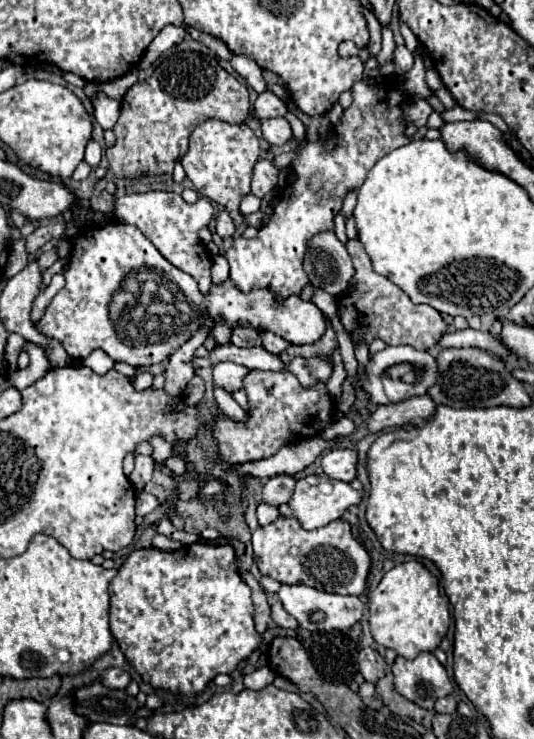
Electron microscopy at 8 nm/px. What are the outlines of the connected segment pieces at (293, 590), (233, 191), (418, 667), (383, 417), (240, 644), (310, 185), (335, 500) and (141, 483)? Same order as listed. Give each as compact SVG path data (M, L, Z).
M282 584L278 590L278 600L284 610L292 614L298 624L310 632L314 630L348 630L352 628L364 614L364 602L353 595L328 594L304 584Z
M204 120L200 122L192 134L190 134L190 148L180 160L186 176L192 180L196 190L222 204L230 216L234 218L236 226L244 222L240 214L240 202L246 194L250 194L250 182L252 182L252 170L256 162L260 160L260 146L258 138L252 132L248 124L228 124L224 120Z
M430 652L420 654L414 660L398 656L392 664L392 674L396 690L426 710L434 710L436 700L452 694L454 690L444 666Z
M418 396L418 398L402 400L398 404L378 406L366 420L366 432L376 434L384 428L410 424L416 418L430 418L434 410L436 410L436 404L430 400L430 396Z
M188 544L174 552L156 548L136 550L128 556L118 576L110 582L110 630L120 642L126 660L142 674L144 682L154 688L198 694L218 674L230 674L238 662L248 658L260 644L254 630L250 588L242 582L232 546Z
M360 80L350 92L354 98L352 106L344 110L344 116L336 124L332 124L330 136L298 146L296 158L290 164L294 180L280 190L280 200L274 204L268 222L258 230L256 238L234 236L230 248L224 252L224 258L230 264L230 280L240 292L248 294L256 288L264 288L278 300L284 300L290 294L300 296L302 288L310 282L304 272L308 242L320 232L334 230L334 216L340 212L346 194L362 186L376 160L410 142L406 136L408 120L402 110L406 96L394 80L378 82L374 88Z
M304 476L304 478L298 478L296 490L294 490L288 506L292 508L292 516L300 522L300 526L304 530L316 530L316 528L322 528L322 526L338 520L348 506L354 506L360 500L362 500L362 492L354 490L346 482L330 480L326 476Z
M136 454L136 460L134 460L134 470L130 474L130 482L136 490L142 490L150 478L152 478L152 470L154 470L154 458L152 456L142 456L142 454Z

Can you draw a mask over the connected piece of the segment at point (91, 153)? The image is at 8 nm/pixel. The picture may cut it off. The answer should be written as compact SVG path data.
M90 140L88 142L88 146L86 146L86 158L84 158L92 168L96 168L98 164L100 164L100 160L102 160L102 148L100 148L100 144L98 142L94 142L94 140Z

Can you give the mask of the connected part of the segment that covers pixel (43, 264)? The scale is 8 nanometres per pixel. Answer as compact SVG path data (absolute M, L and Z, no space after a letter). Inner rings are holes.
M50 248L50 250L46 250L40 258L38 258L38 268L40 268L40 272L46 272L54 262L58 260L58 256L56 256L56 252L54 252L54 248Z

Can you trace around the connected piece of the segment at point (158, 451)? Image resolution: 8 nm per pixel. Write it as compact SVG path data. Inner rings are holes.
M152 436L150 446L154 448L152 456L156 458L156 462L164 462L172 454L172 444L168 444L162 436Z

